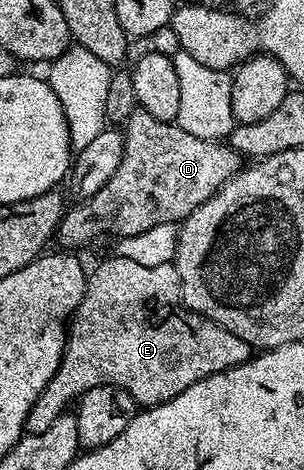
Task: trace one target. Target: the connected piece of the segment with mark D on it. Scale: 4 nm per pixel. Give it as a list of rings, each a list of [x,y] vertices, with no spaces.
[[[133,109],[128,115],[128,124],[122,127],[124,132],[124,152],[118,169],[114,169],[114,177],[89,199],[78,206],[69,206],[60,218],[58,239],[65,243],[65,248],[76,249],[87,239],[96,239],[99,235],[123,237],[146,233],[154,225],[163,223],[179,224],[190,217],[198,205],[202,205],[210,197],[214,197],[242,170],[242,157],[233,147],[225,142],[211,139],[199,139],[186,133],[176,123],[163,123],[158,117],[150,117],[150,113]]]

